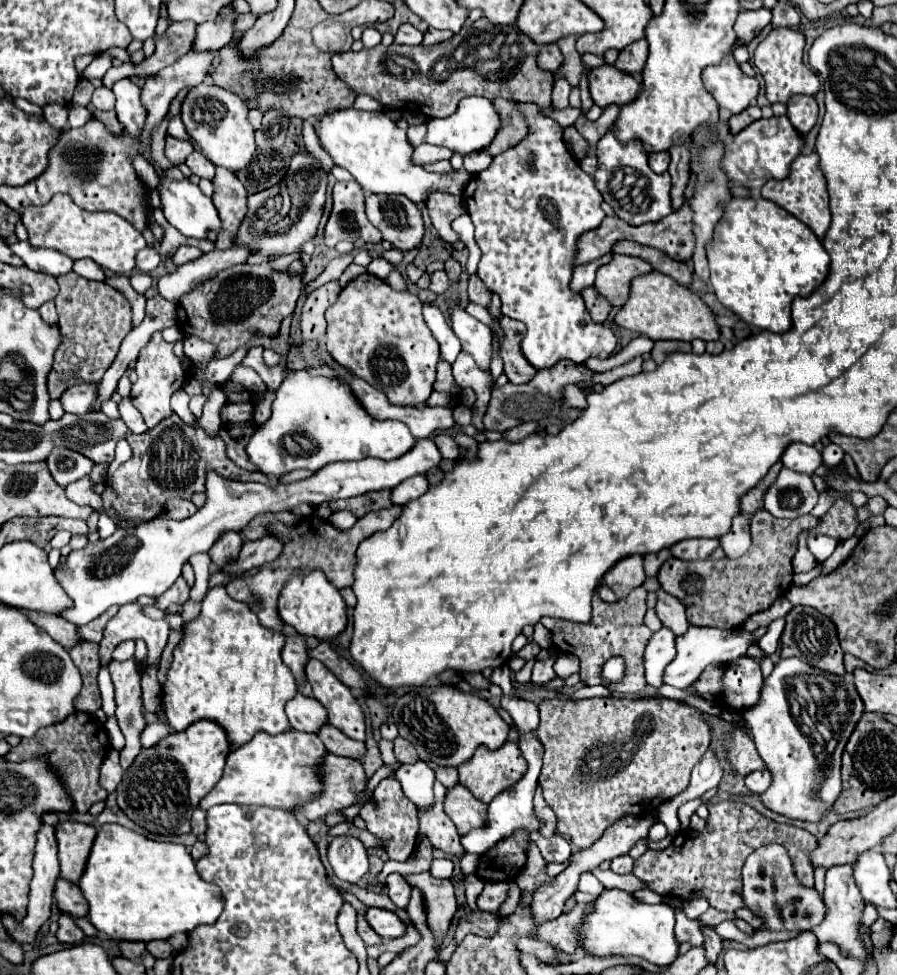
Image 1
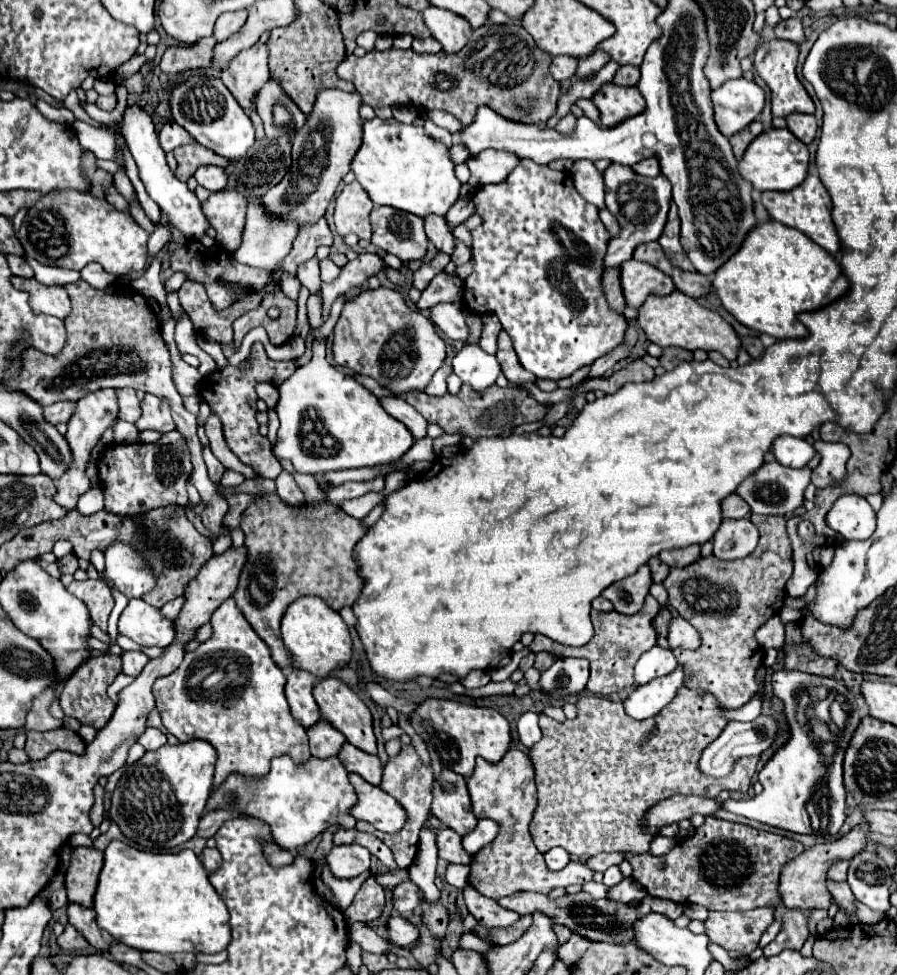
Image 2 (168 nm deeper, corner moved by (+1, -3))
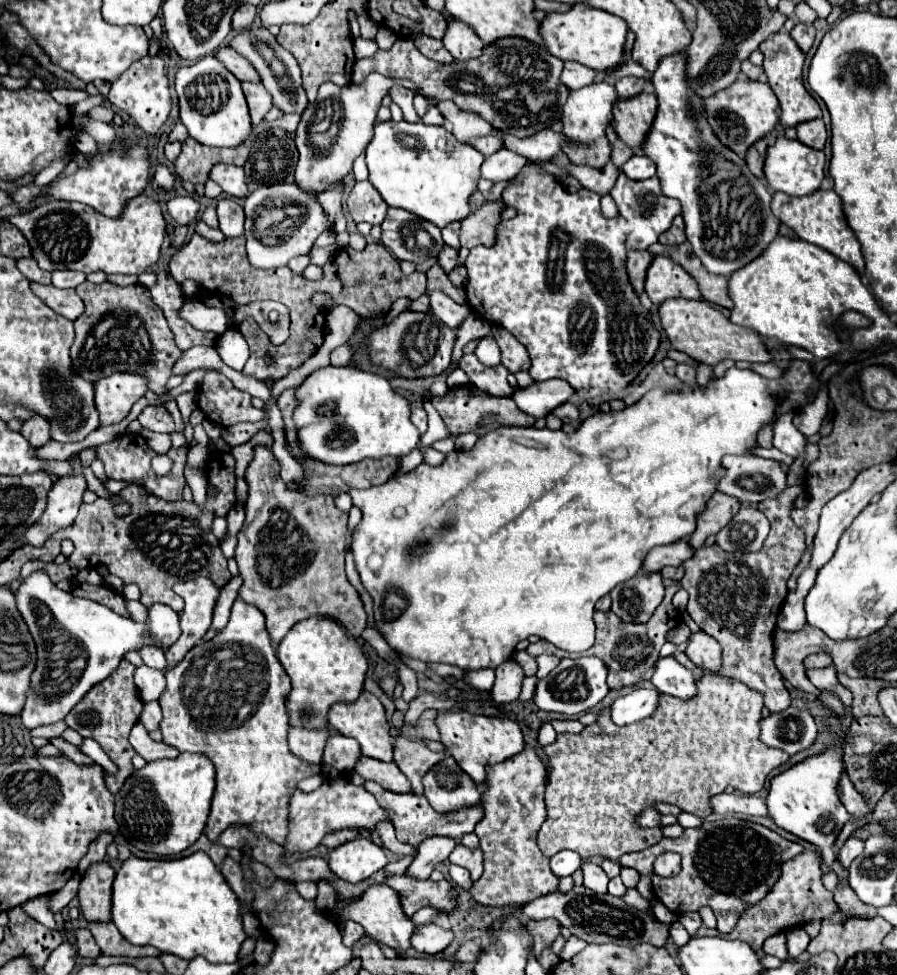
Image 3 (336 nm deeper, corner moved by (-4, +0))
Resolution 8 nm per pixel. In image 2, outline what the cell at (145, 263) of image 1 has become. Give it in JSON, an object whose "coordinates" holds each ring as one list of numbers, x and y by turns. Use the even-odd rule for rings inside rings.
{"coordinates":[[163,225,163,227,159,227,159,229,155,229,155,231,153,231,153,235,149,237,147,257,149,257,149,259,155,259,155,257,157,257,157,253,167,245,169,237,171,237,171,233,169,233,169,229,167,229,165,225]]}

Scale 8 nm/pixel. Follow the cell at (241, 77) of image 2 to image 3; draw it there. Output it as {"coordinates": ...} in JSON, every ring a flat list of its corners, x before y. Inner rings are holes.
{"coordinates":[[244,82,242,84,246,100,248,100,248,108,250,108,250,118,252,118,252,126,258,126,266,112,272,108,272,96,266,92,264,84,252,84,252,82]]}

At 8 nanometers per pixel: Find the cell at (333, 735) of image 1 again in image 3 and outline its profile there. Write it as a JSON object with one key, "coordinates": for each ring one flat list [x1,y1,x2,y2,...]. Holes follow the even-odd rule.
{"coordinates":[[362,756,358,760,354,772,364,776,366,780,378,782,384,790,390,790,390,792,396,792,396,794,412,792,410,782,406,780,406,776,400,772,400,768,394,762,378,762,378,760]]}

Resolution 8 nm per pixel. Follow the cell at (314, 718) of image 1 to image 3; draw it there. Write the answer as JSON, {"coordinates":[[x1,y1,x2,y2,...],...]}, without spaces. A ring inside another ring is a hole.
{"coordinates":[[342,734,330,736,322,756,324,764,334,766,342,774,348,774,354,770,358,760,360,760,360,744,354,738,346,738]]}

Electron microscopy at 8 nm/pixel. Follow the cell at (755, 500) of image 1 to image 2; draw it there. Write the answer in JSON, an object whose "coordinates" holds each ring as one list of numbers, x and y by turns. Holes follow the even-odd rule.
{"coordinates":[[735,493,725,497,725,501,721,501,721,509,723,509,725,519,741,519,751,513,751,507,745,503,745,499,741,499]]}

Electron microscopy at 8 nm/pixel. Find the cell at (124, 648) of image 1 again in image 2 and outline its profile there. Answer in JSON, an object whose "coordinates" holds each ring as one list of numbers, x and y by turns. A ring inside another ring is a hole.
{"coordinates":[[123,651,121,661,123,661,123,671,127,675,137,677,143,671,145,663,149,661,149,657,145,653,141,653,141,651]]}

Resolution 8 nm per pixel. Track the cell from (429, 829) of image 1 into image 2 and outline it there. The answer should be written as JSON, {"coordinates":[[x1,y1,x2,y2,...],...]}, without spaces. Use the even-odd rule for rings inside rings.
{"coordinates":[[441,827,437,831,437,847,439,857,445,859,447,863,471,863,469,853,461,847,461,835,457,835,449,827]]}

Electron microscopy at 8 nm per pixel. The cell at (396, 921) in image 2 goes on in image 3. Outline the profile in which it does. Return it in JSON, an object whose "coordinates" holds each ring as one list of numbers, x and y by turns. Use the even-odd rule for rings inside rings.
{"coordinates":[[426,924,426,926,418,926,416,932,412,934,412,946,418,952,434,956,434,954,446,950,450,946,452,938,454,938,454,934,450,930,444,930,436,924]]}

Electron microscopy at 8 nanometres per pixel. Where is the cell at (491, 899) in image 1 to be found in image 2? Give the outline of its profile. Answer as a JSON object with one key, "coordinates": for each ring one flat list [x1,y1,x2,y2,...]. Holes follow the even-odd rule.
{"coordinates":[[519,891,517,895,509,895,505,899,499,899,497,901,501,907,505,909,511,909,519,915,527,915,527,913,533,913,533,911,543,911,545,915,557,919,559,923,567,925,571,931,583,935,583,937,589,937,591,941,607,941,607,943,625,943,625,941,631,941,633,939,633,931,631,931,631,923,643,915,647,915,649,911,655,911,655,913,665,913,669,919,677,919,679,915,683,915,683,907,681,905,675,905,675,903,669,903,667,899,655,899,655,897,645,897,637,907,631,907,631,905,621,905,621,903,611,903,607,899,591,899,591,895,587,895,585,891,579,891,575,895,563,895,561,899,557,901,551,901,547,895,543,893,523,893]]}

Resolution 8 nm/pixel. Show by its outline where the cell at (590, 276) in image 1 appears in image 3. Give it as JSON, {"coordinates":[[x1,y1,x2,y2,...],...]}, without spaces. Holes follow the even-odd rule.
{"coordinates":[[620,174,610,196,616,202,620,216,624,216,632,226,632,232,628,236,630,250,644,250,650,244,658,242,658,236,662,232,666,232,672,226,672,220,680,214,680,202,674,198,666,198,662,194,660,180,656,176,648,178,648,180,630,180,624,174]]}

